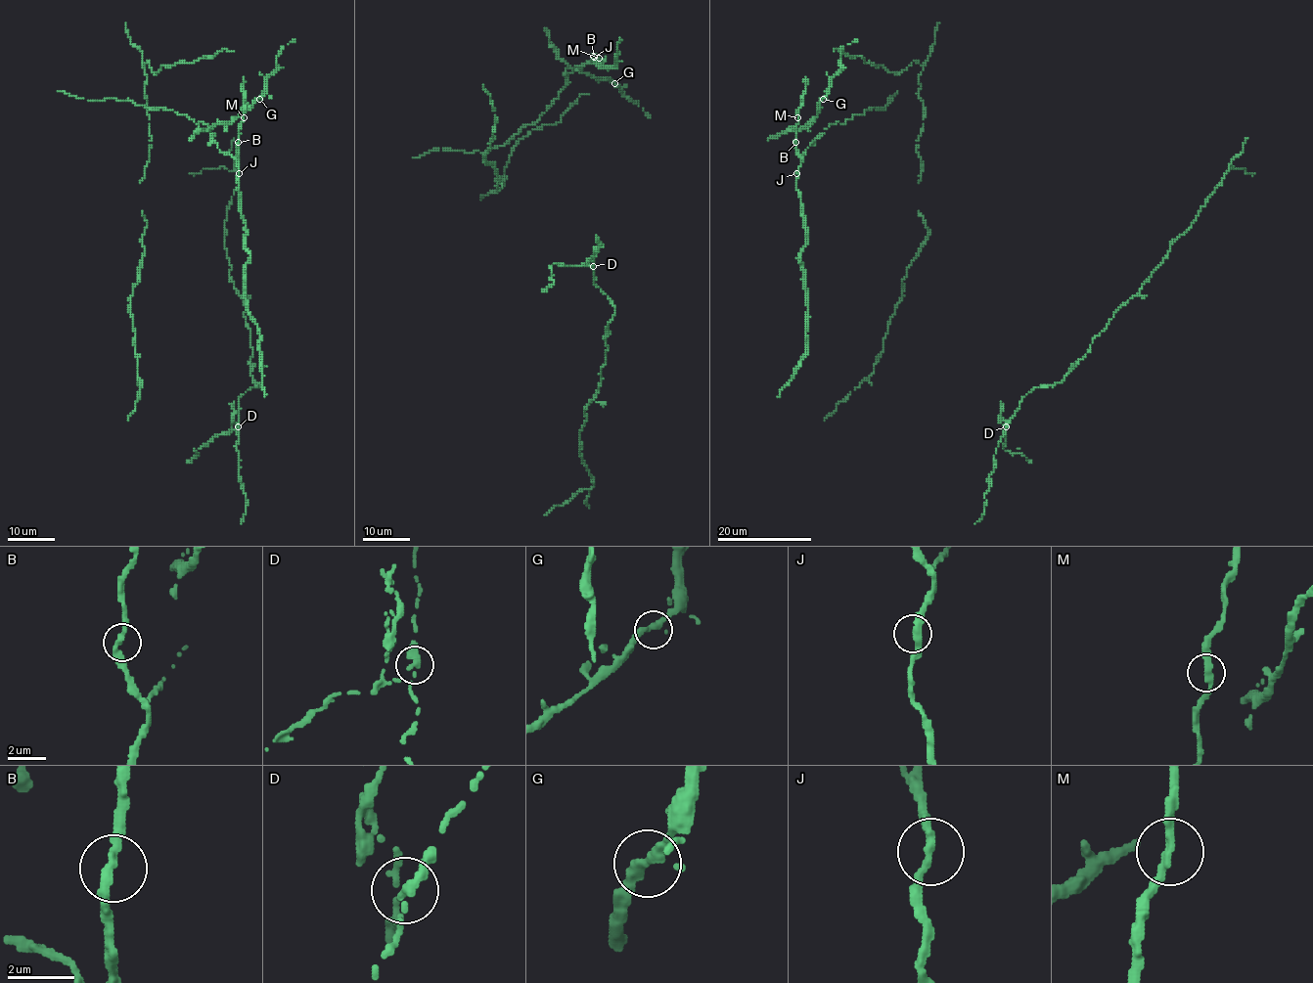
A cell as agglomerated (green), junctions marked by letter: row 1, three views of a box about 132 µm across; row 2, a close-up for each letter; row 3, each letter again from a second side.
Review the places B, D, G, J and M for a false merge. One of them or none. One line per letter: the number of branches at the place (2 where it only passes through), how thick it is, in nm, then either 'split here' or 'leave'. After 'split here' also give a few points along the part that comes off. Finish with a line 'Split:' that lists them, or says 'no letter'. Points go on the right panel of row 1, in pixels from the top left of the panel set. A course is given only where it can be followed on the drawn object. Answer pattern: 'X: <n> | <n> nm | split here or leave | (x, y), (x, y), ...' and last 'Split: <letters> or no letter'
B: 2 | 300 nm | leave
D: 2 | 320 nm | split here | (1006, 426), (1003, 449), (1022, 454), (1030, 464)
G: 2 | 320 nm | leave
J: 2 | 320 nm | leave
M: 2 | 300 nm | leave
Split: D

